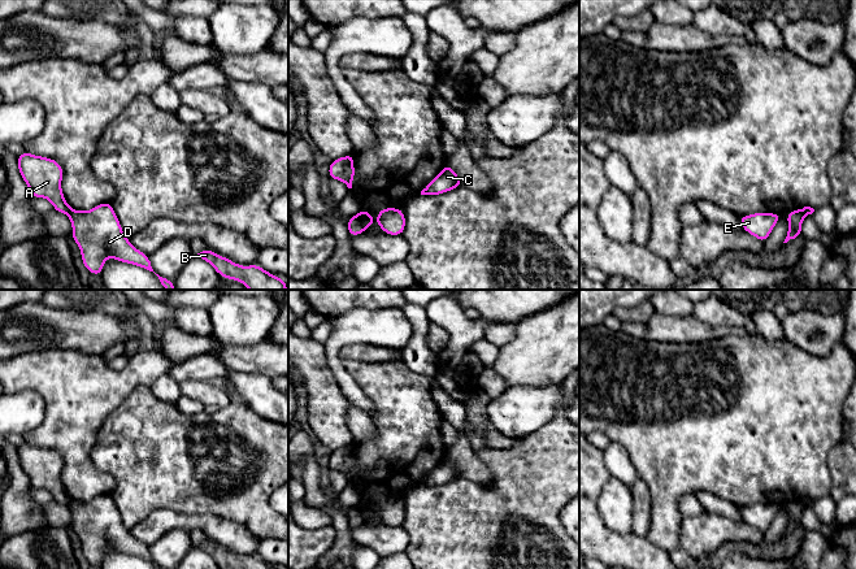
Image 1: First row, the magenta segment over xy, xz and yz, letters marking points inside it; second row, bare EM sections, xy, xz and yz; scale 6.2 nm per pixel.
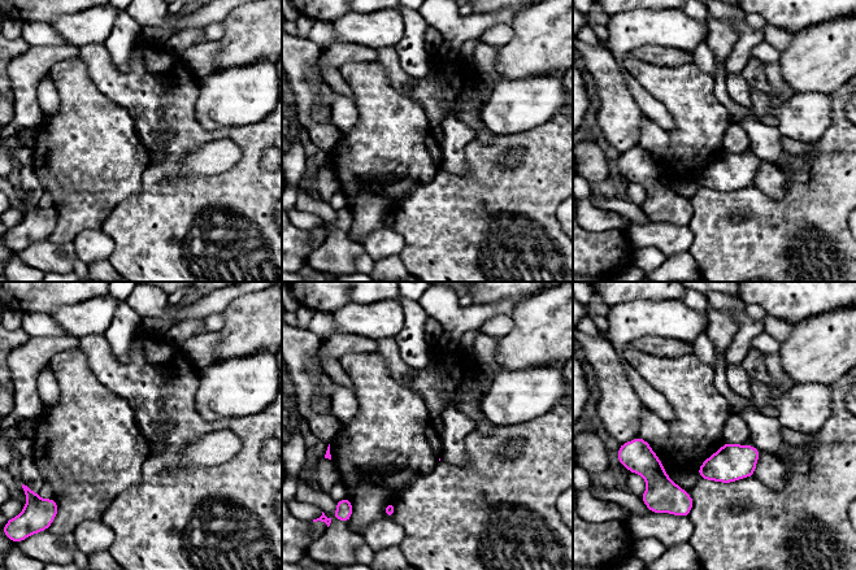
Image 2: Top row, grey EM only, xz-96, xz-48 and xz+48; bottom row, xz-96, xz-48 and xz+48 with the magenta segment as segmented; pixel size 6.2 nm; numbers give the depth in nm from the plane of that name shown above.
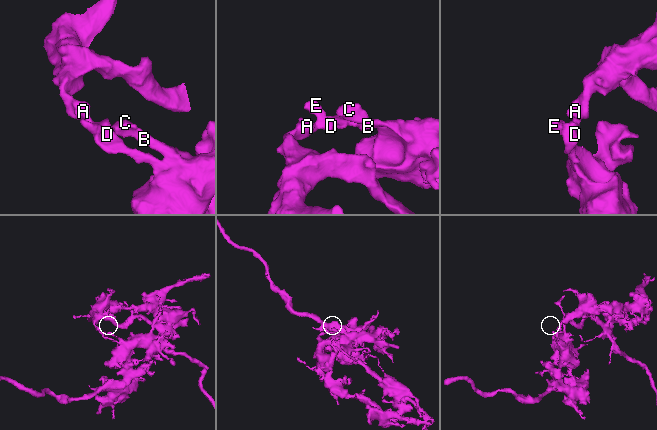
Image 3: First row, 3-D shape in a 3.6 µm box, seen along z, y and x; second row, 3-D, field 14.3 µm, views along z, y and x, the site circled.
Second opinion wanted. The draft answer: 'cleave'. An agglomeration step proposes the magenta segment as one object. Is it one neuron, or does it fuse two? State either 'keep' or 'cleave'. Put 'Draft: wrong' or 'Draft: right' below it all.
cleave
Draft: right

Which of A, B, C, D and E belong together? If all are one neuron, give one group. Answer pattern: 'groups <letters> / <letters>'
groups A / B C D E

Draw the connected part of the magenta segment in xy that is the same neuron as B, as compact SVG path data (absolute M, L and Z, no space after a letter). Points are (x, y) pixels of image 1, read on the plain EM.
M207 538L195 548L203 550L209 553L214 561L223 569L278 569L257 555L249 557L240 557L236 553L231 553L229 548L222 548Z

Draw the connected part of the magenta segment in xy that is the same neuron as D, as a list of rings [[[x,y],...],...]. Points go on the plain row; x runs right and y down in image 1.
[[[103,494],[87,503],[71,500],[71,529],[82,544],[82,553],[95,566],[101,565],[108,548],[153,563],[149,548],[136,540],[122,524],[112,494]]]

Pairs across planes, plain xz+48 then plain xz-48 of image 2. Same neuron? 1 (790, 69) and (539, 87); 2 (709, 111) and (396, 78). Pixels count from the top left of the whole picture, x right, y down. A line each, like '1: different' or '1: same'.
1: different
2: different

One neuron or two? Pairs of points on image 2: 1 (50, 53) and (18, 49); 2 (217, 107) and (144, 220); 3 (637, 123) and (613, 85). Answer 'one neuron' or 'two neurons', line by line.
1: two neurons
2: two neurons
3: one neuron

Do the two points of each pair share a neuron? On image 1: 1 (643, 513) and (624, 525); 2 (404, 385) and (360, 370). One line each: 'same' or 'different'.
1: different
2: same

